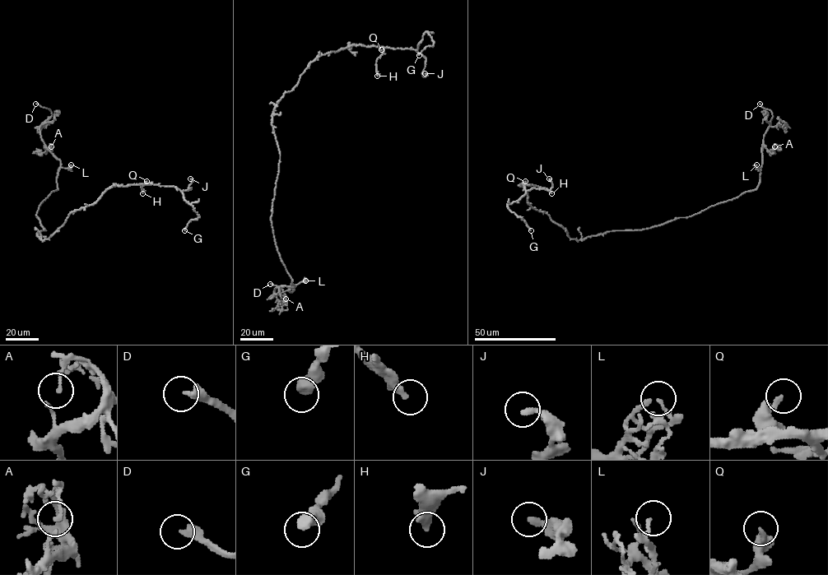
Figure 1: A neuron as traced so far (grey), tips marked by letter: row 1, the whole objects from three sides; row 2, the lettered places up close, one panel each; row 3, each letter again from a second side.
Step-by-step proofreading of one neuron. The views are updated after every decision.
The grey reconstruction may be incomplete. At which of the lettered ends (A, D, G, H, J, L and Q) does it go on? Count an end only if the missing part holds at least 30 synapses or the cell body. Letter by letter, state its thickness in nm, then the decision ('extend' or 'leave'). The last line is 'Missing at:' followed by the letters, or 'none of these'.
A: calibre 150 nm; leave
D: calibre 380 nm; extend
G: calibre 480 nm; leave
H: calibre 320 nm; leave
J: calibre 260 nm; leave
L: calibre 130 nm; leave
Q: calibre 240 nm; leave
Missing at: D

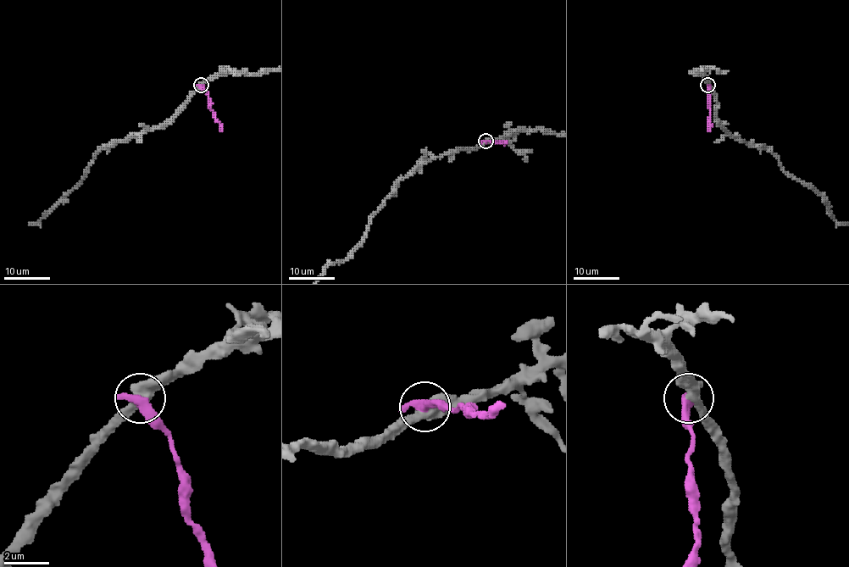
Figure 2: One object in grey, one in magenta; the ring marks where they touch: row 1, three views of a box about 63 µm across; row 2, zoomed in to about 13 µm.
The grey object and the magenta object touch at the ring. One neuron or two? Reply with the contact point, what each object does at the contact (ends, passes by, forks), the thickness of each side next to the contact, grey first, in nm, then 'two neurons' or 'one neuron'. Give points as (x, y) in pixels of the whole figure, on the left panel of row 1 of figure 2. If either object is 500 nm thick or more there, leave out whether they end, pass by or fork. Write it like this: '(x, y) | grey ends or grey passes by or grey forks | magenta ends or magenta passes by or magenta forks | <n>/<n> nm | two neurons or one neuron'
(201, 85) | 550/550 nm | two neurons

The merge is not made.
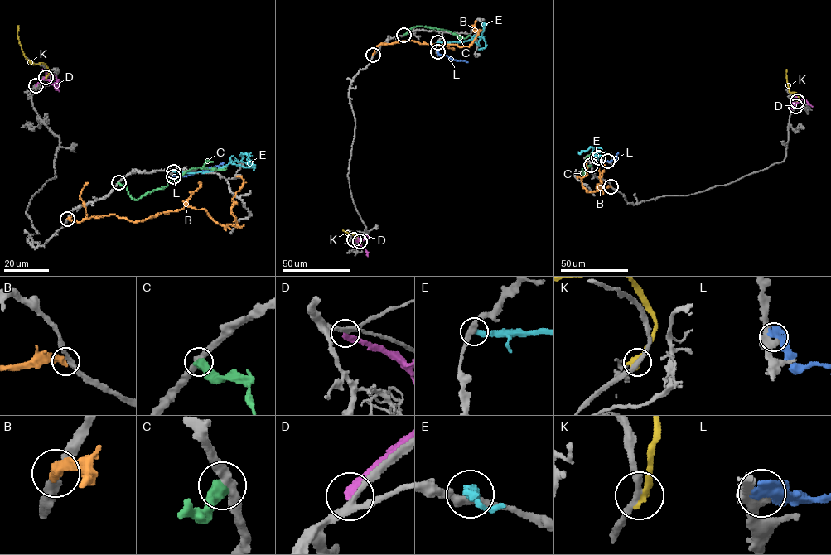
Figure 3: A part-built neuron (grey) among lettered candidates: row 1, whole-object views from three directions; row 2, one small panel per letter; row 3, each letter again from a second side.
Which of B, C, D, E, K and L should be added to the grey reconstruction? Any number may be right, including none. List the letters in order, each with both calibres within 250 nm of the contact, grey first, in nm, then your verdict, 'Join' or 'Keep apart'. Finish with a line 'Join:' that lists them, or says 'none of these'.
B: Thickness 340 nm (grey) against 420 nm. Keep apart
C: Thickness 400 nm (grey) against 600 nm. Keep apart
D: Thickness 240 nm (grey) against 320 nm. Keep apart
E: Thickness 340 nm (grey) against 420 nm. Keep apart
K: Thickness 260 nm (grey) against 400 nm. Keep apart
L: Thickness 280 nm (grey) against 550 nm. Keep apart
Join: none of these

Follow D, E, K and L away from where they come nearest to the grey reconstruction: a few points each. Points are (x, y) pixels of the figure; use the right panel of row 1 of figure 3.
D: (795, 106), (804, 99), (812, 107)
E: (598, 158), (596, 152), (601, 149), (597, 147), (590, 147), (579, 153)
K: (797, 101), (798, 94), (790, 93), (788, 87), (786, 69)
L: (607, 161), (616, 158), (618, 152)

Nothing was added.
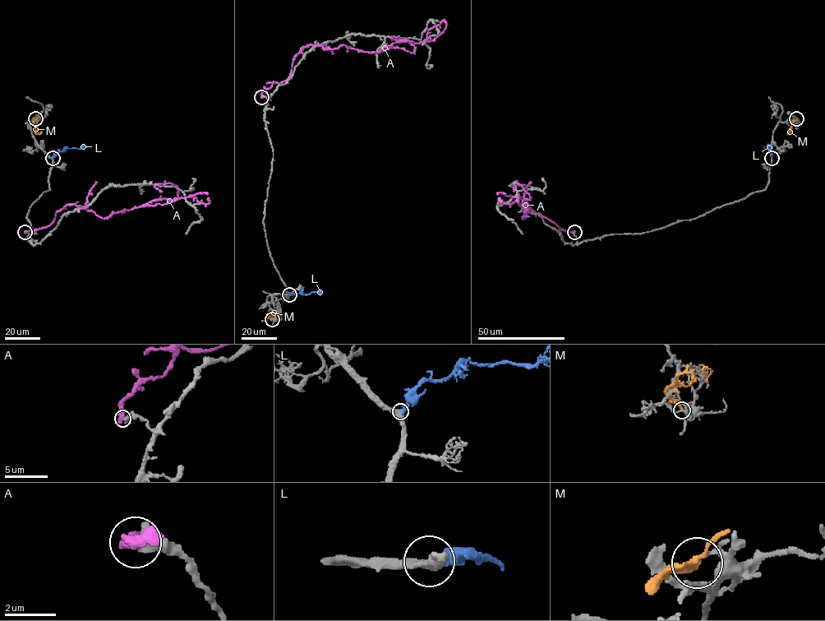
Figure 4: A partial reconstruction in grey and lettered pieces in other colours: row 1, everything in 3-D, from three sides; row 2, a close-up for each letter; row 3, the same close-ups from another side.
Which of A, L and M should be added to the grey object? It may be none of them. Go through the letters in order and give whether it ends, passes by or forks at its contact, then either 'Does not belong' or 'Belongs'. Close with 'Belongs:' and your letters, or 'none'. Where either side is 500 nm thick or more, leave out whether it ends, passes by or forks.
A: Does not belong
L: It ends there. Belongs
M: It passes by. Does not belong
Belongs: L

